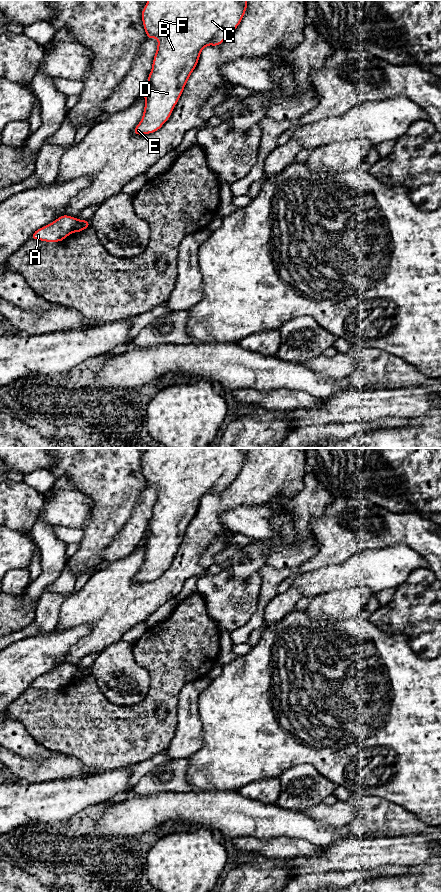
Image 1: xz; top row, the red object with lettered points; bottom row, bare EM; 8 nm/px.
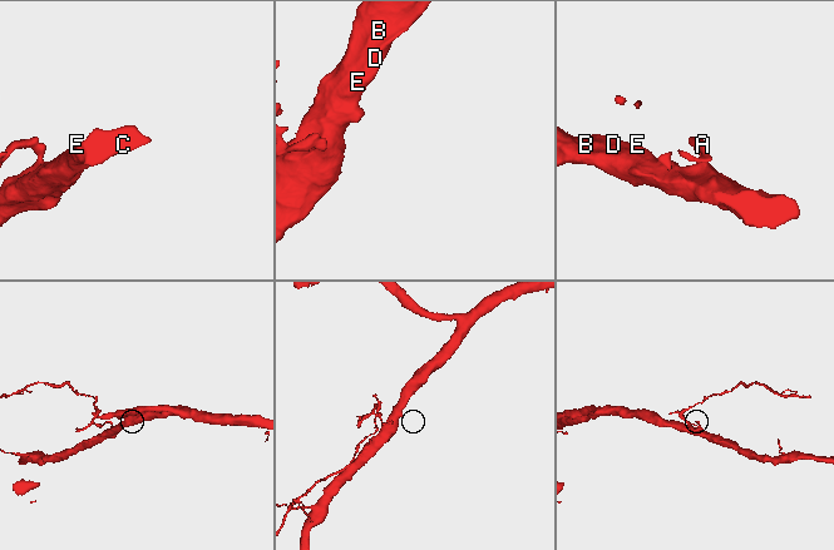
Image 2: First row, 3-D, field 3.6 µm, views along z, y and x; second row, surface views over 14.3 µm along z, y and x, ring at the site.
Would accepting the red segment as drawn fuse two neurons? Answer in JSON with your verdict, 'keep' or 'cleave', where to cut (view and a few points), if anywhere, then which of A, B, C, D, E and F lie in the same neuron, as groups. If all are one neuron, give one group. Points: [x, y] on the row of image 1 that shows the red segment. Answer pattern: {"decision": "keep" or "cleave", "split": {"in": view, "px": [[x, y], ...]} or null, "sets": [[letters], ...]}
{"decision": "cleave", "split": {"in": "xz", "px": [[78, 220], [72, 231]]}, "sets": [["A"], ["B", "C", "D", "E", "F"]]}

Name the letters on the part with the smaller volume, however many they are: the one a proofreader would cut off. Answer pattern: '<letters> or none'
A

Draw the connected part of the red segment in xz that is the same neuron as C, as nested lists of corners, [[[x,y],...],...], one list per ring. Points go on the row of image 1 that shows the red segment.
[[[148,0],[147,1],[145,7],[141,12],[141,18],[143,20],[143,26],[147,35],[147,40],[151,38],[157,38],[159,41],[157,45],[157,51],[153,59],[152,69],[147,78],[148,87],[146,91],[142,93],[142,95],[145,97],[146,100],[143,116],[140,123],[134,128],[133,130],[134,134],[136,135],[150,134],[158,131],[163,126],[163,124],[169,119],[174,107],[176,106],[181,94],[183,93],[187,80],[189,79],[193,70],[196,68],[202,49],[205,48],[207,45],[219,46],[222,42],[224,42],[224,40],[227,37],[229,37],[238,27],[238,25],[243,19],[246,9],[247,9],[247,0]]]

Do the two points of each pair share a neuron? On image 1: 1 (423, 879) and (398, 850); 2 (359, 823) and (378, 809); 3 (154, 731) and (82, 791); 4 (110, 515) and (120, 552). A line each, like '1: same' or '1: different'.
1: different
2: same
3: different
4: different

